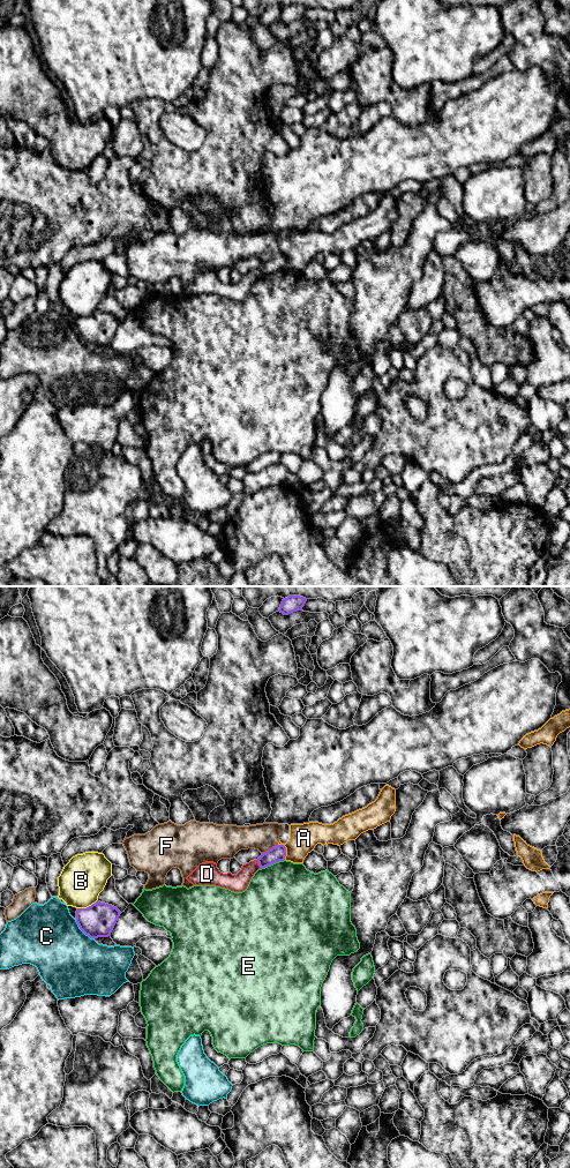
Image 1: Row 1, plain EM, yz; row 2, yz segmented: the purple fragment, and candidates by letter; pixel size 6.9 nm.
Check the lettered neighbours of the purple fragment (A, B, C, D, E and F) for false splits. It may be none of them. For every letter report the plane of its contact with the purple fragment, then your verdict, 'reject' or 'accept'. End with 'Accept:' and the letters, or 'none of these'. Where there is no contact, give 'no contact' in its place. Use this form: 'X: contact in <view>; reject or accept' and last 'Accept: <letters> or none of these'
A: contact in yz; reject
B: contact in yz; reject
C: contact in yz; reject
D: contact in yz; reject
E: contact in yz; reject
F: contact in yz; reject
Accept: none of these

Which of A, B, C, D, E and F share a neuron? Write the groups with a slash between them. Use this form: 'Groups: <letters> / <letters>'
Groups: A F / B / C / D / E

